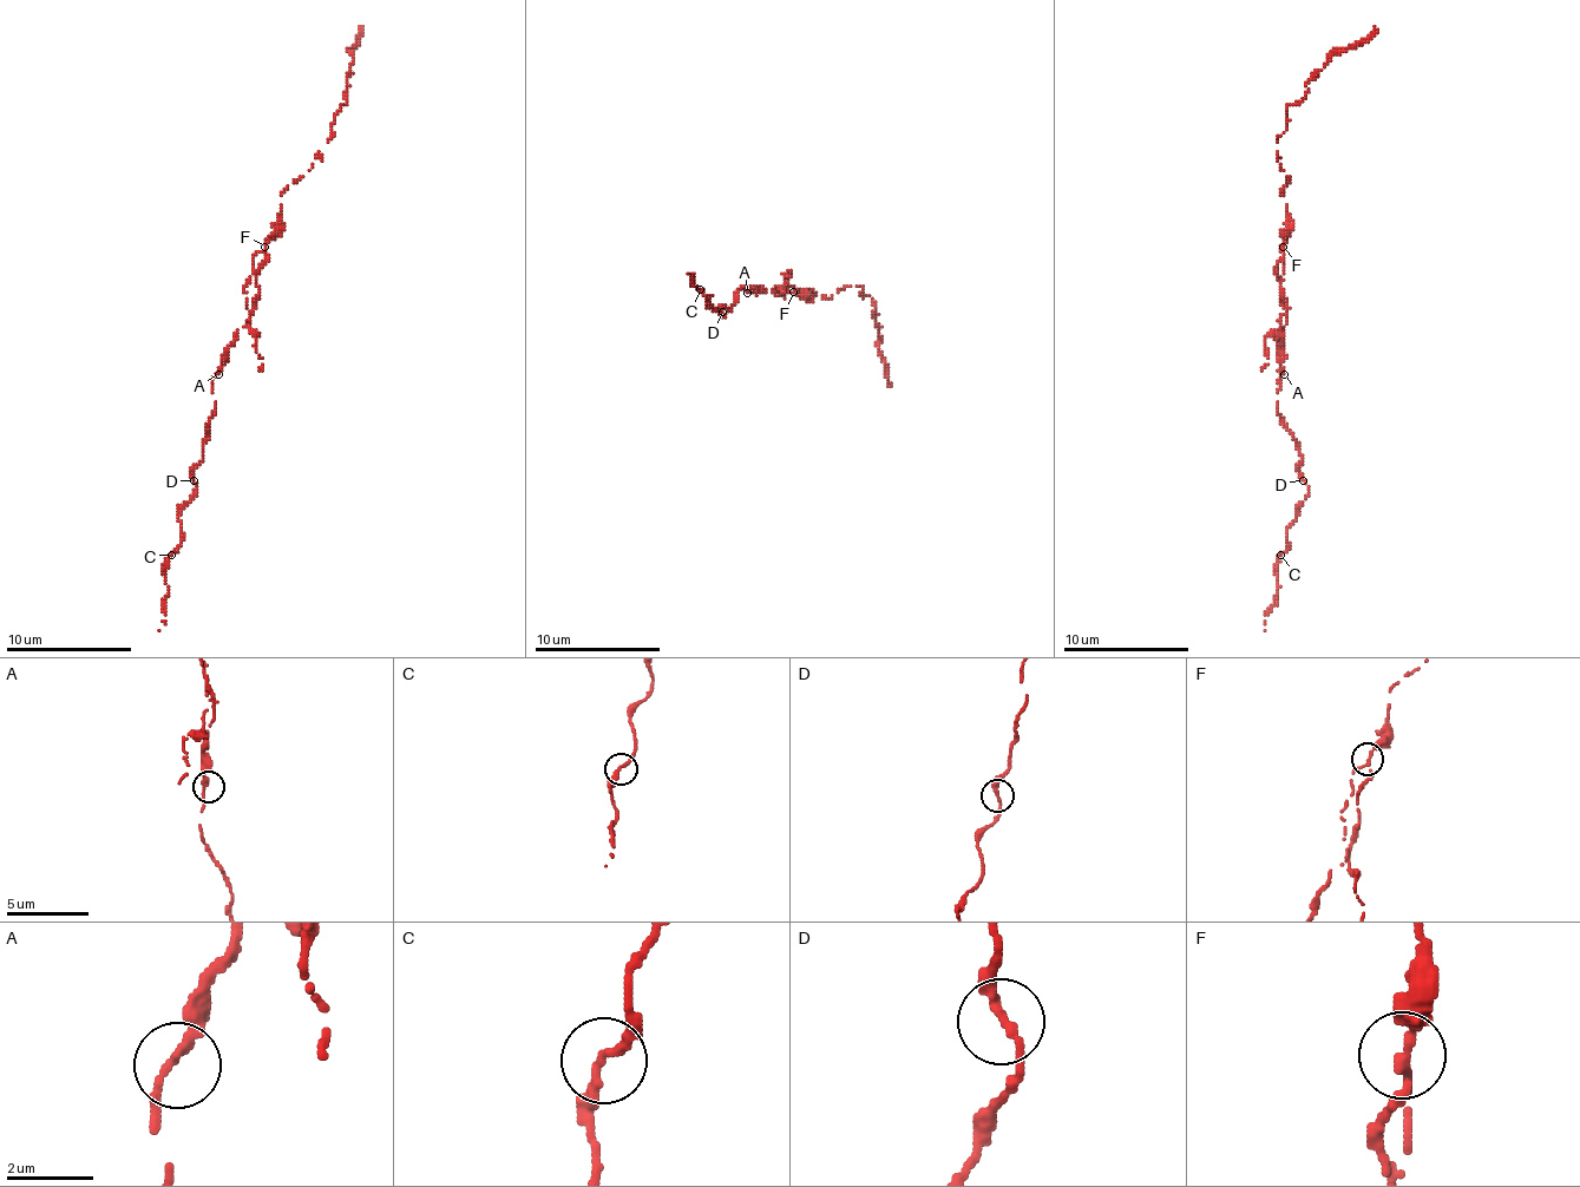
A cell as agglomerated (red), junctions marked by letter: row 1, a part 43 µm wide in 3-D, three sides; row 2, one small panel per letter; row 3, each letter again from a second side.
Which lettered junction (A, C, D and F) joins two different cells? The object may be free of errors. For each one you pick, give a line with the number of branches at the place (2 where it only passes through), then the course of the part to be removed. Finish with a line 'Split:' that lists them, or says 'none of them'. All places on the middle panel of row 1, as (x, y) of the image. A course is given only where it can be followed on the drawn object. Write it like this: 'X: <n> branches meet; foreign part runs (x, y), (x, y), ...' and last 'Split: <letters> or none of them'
F: 2 branches meet; foreign part runs (794, 293), (828, 299), (841, 289), (860, 286), (860, 295), (869, 295), (876, 308), (878, 342), (891, 384)
Split: F

